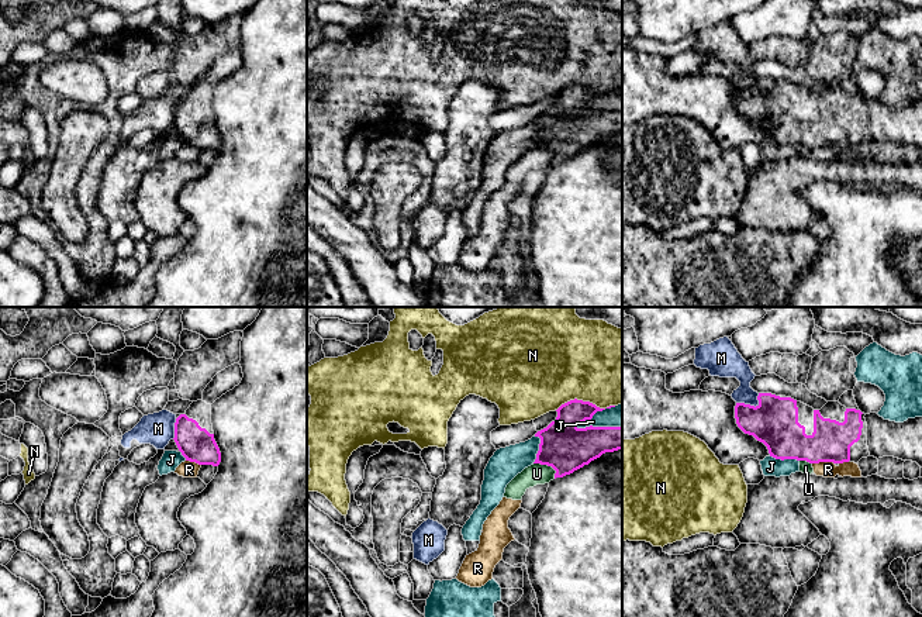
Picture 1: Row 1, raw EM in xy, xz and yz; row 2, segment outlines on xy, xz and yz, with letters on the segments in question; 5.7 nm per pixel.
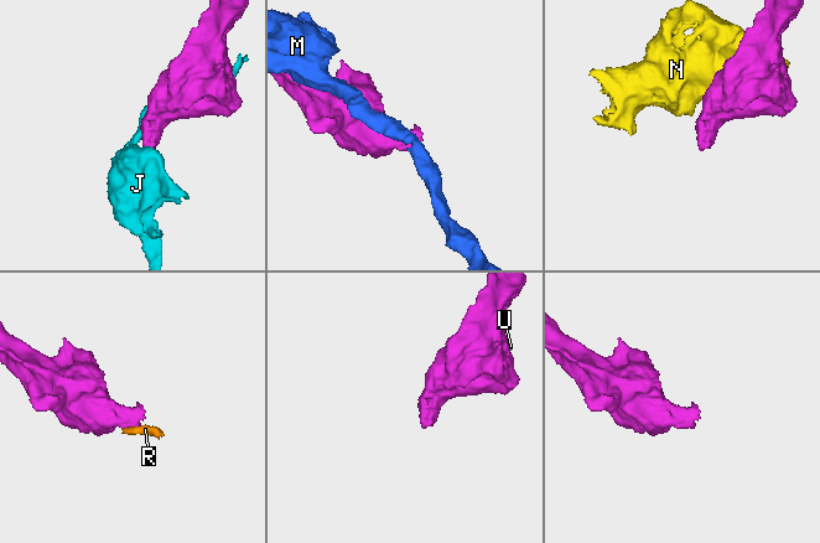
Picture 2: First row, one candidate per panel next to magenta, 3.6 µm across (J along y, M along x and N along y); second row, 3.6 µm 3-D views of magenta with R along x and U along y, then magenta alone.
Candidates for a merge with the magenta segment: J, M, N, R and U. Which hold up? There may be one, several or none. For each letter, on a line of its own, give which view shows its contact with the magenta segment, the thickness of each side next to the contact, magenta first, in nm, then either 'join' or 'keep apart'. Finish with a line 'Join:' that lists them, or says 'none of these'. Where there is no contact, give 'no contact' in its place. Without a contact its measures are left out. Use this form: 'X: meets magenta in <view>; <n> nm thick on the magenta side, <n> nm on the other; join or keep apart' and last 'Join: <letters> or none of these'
J: meets magenta in xz; 280 nm thick on the magenta side, 130 nm on the other; keep apart
M: meets magenta in yz; 280 nm thick on the magenta side, 130 nm on the other; keep apart
N: meets magenta in xz; 220 nm thick on the magenta side, 460 nm on the other; keep apart
R: meets magenta in yz; 240 nm thick on the magenta side, 100 nm on the other; keep apart
U: meets magenta in xz; 280 nm thick on the magenta side, 120 nm on the other; keep apart
Join: none of these

